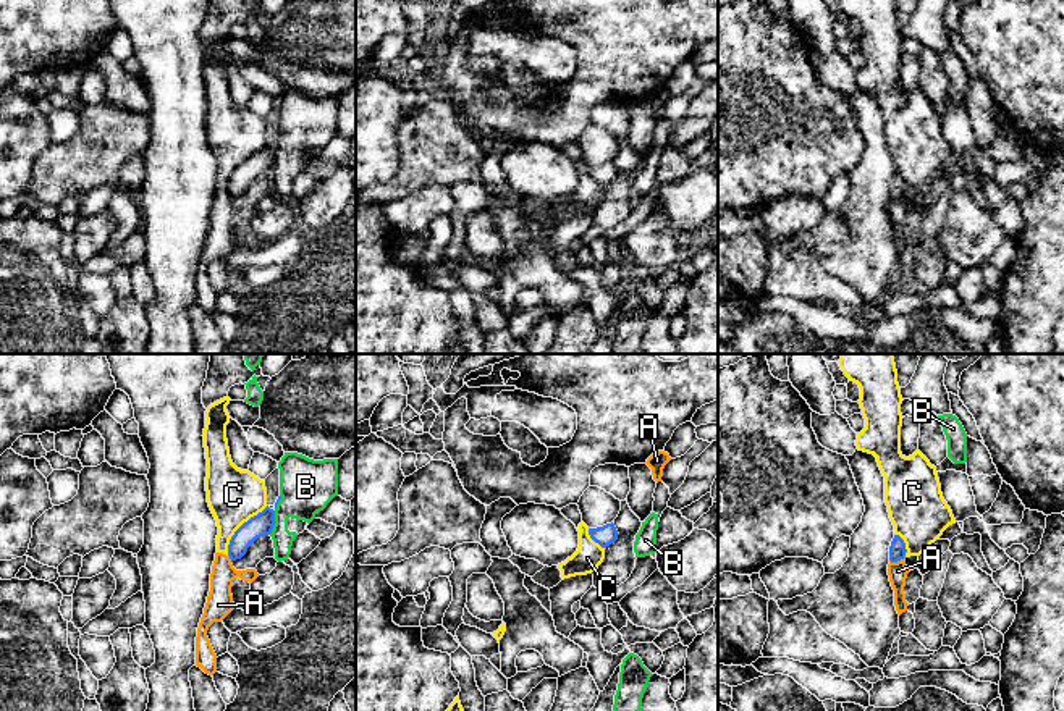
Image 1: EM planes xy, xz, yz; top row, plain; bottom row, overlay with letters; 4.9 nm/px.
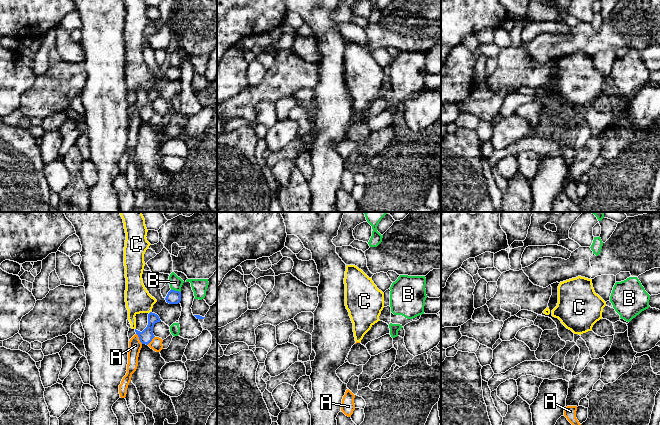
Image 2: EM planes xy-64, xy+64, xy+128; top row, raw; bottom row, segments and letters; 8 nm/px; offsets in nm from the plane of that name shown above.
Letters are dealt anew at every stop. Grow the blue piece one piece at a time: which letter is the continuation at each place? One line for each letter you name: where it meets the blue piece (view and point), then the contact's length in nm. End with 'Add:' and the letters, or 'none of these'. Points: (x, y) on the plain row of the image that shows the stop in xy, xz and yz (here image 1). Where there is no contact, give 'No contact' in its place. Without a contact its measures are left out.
Add: none of these

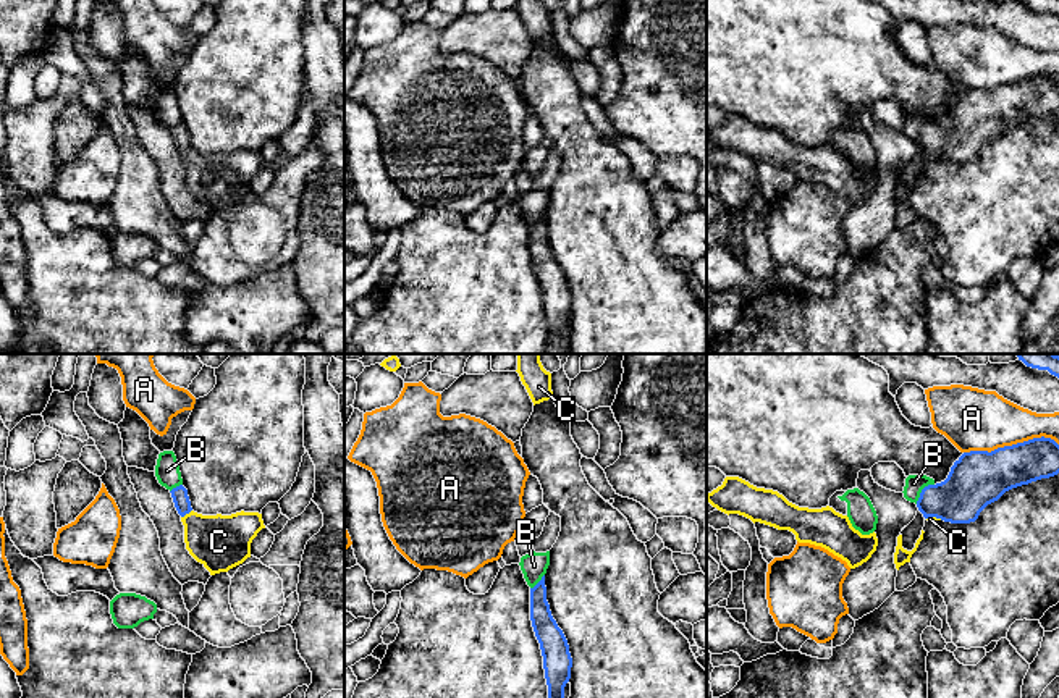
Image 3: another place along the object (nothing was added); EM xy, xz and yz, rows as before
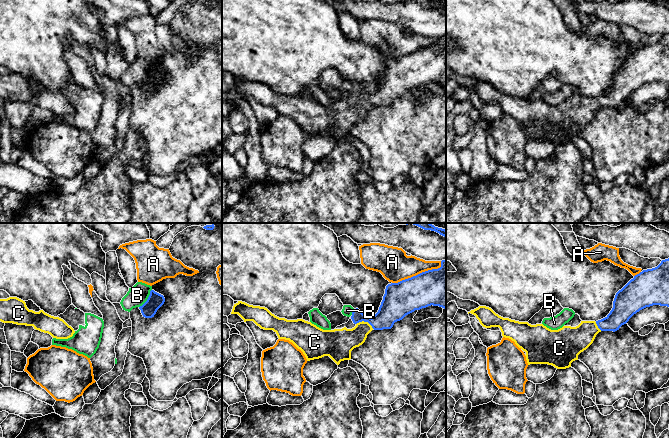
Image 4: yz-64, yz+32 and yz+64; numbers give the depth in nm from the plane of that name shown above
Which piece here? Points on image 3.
C: Touches blue at xy (186, 151). Shared border 70 nm
Add: C

